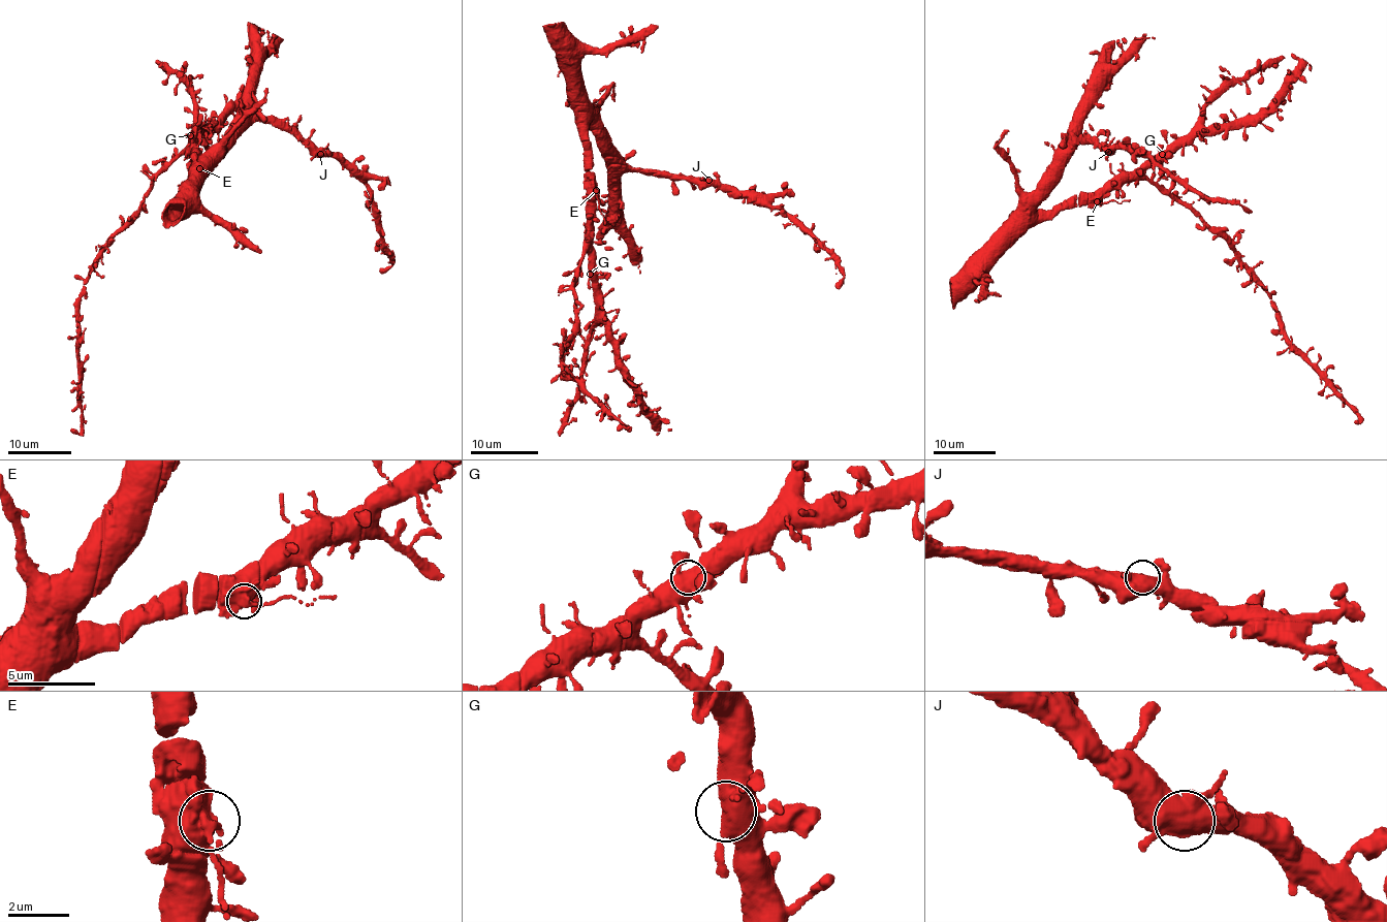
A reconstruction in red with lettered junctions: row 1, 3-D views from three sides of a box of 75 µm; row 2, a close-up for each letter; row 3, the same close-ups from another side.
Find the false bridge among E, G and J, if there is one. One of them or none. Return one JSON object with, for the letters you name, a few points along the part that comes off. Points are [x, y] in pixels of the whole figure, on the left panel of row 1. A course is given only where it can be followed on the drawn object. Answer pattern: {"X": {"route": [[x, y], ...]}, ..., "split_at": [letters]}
{"split_at": []}

